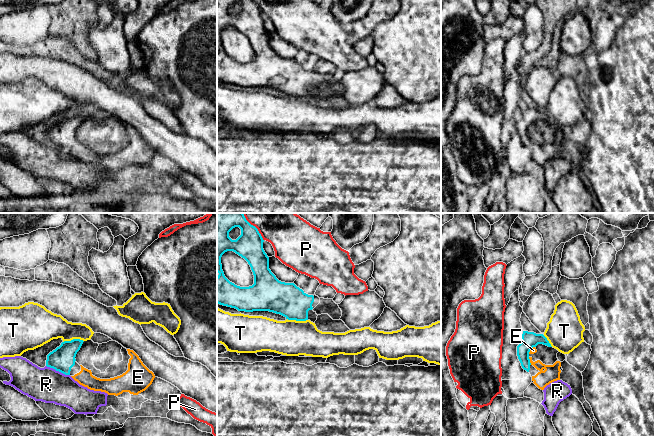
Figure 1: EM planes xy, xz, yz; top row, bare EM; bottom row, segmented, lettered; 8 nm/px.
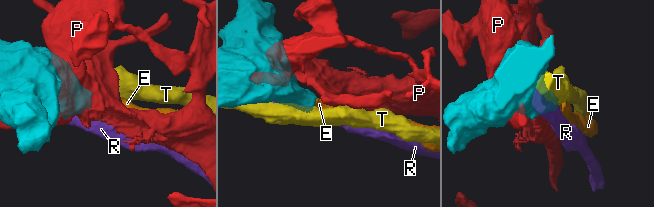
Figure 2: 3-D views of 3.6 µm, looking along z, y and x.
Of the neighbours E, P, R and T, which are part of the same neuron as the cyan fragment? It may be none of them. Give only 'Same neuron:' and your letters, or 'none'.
Same neuron: E

